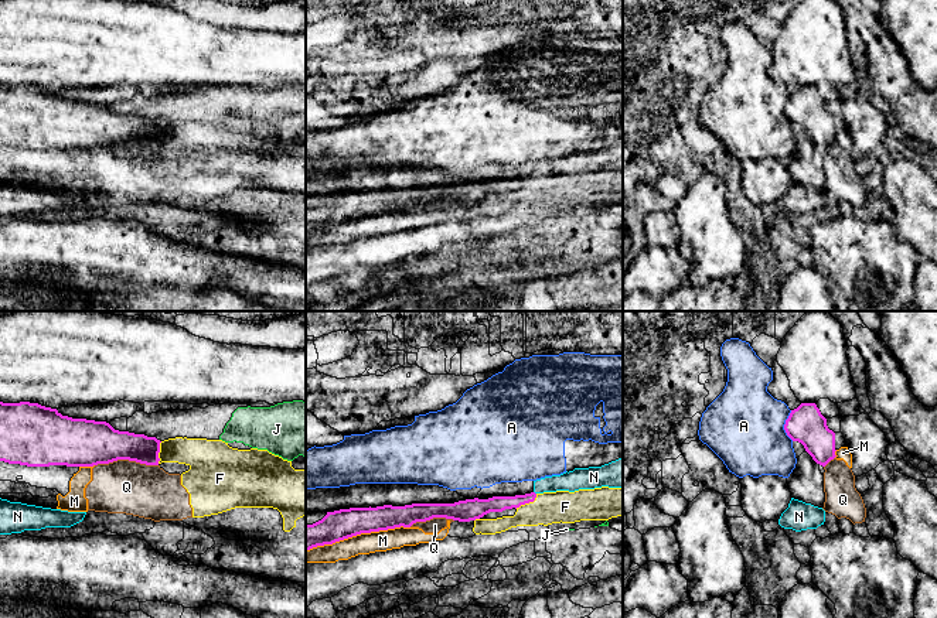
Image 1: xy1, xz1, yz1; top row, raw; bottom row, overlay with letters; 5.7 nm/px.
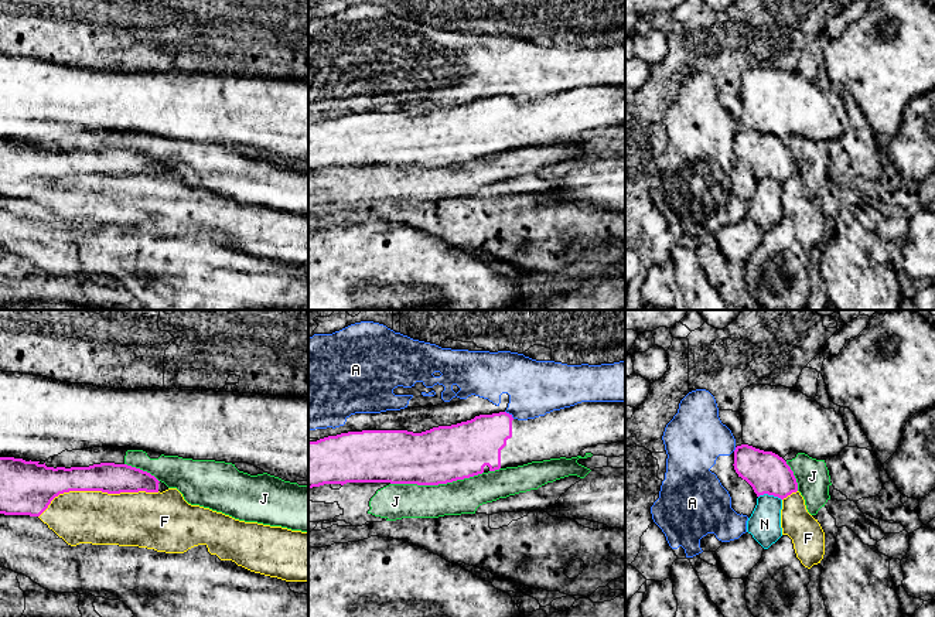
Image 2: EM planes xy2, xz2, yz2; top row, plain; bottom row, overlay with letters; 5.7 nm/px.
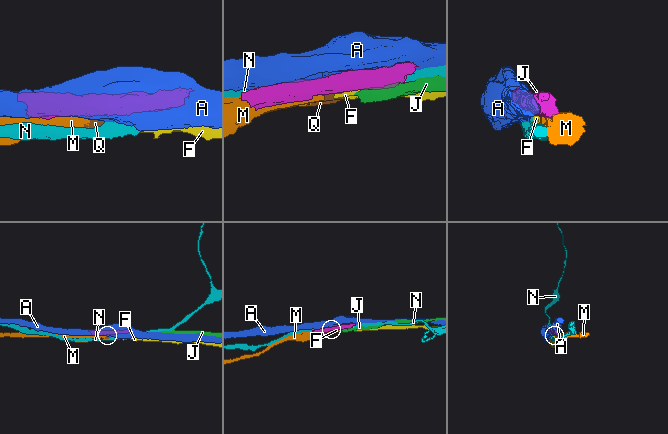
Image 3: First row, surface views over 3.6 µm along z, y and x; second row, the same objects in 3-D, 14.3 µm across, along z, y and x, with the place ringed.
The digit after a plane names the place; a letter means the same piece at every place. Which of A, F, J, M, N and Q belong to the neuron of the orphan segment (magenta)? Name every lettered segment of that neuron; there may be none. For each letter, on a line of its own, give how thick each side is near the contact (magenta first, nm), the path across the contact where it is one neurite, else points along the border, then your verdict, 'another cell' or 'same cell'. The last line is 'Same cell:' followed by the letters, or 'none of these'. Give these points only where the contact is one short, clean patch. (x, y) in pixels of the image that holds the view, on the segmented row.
A: calibres 220 and 460 nm; another cell
F: calibres 180 and 300 nm; another cell
J: calibres 320 and 200 nm; another cell
M: calibres 170 and 120 nm; another cell
N: calibres 240 and 190 nm; another cell
Q: calibres 280 and 300 nm; border xy1 (157, 464), (113, 460), (95, 465); another cell
Same cell: none of these

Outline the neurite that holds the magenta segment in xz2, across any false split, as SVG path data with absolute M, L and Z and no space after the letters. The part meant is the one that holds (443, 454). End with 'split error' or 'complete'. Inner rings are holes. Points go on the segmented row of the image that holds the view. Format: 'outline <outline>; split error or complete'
outline M581 402L528 420L513 419L506 412L480 415L451 426L439 426L422 433L407 430L362 430L308 442L308 488L324 484L390 483L439 485L532 461L577 457L597 444L625 442L625 402Z; split error

